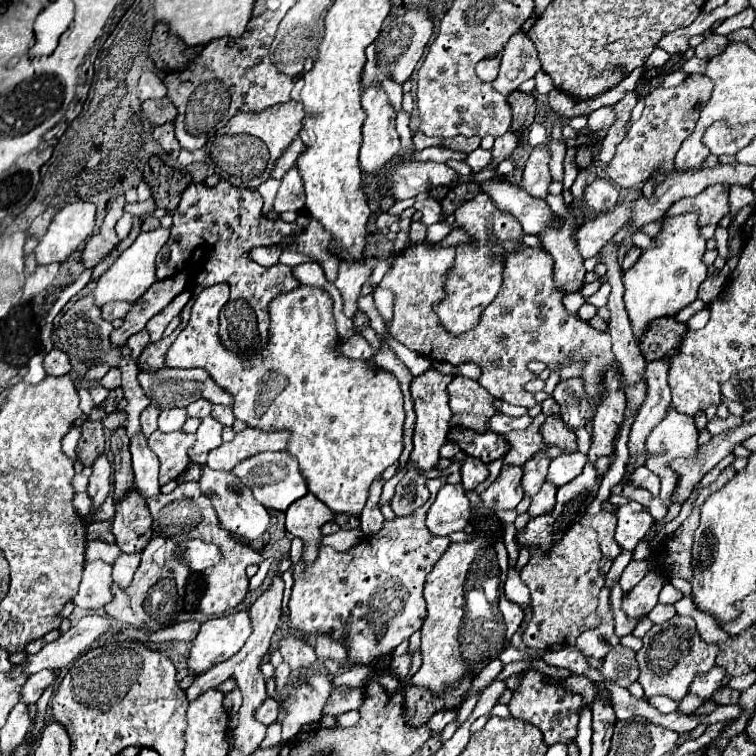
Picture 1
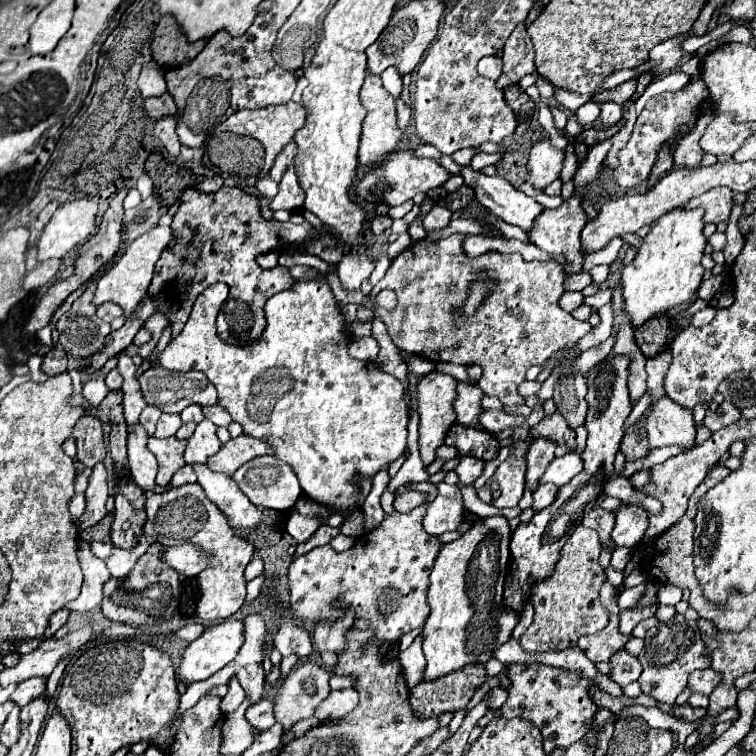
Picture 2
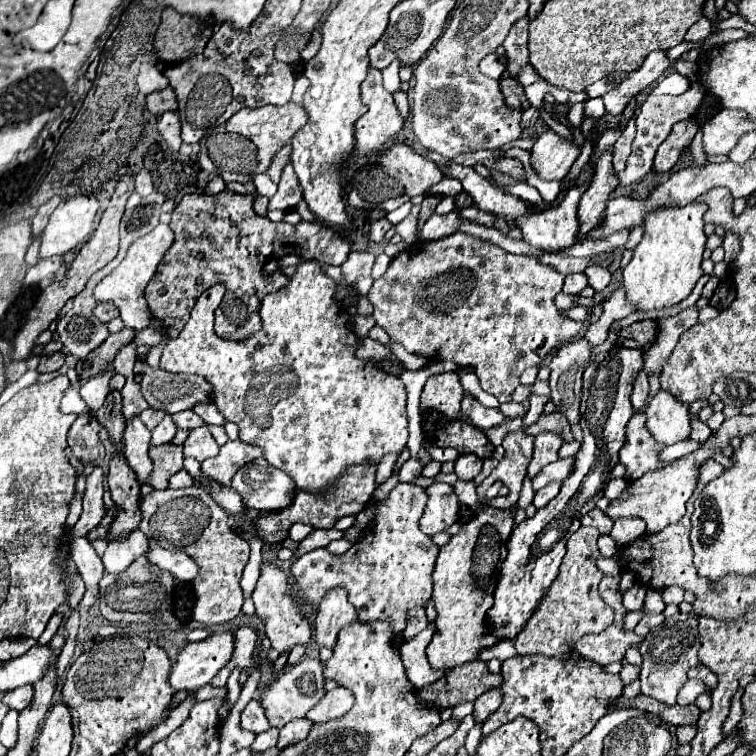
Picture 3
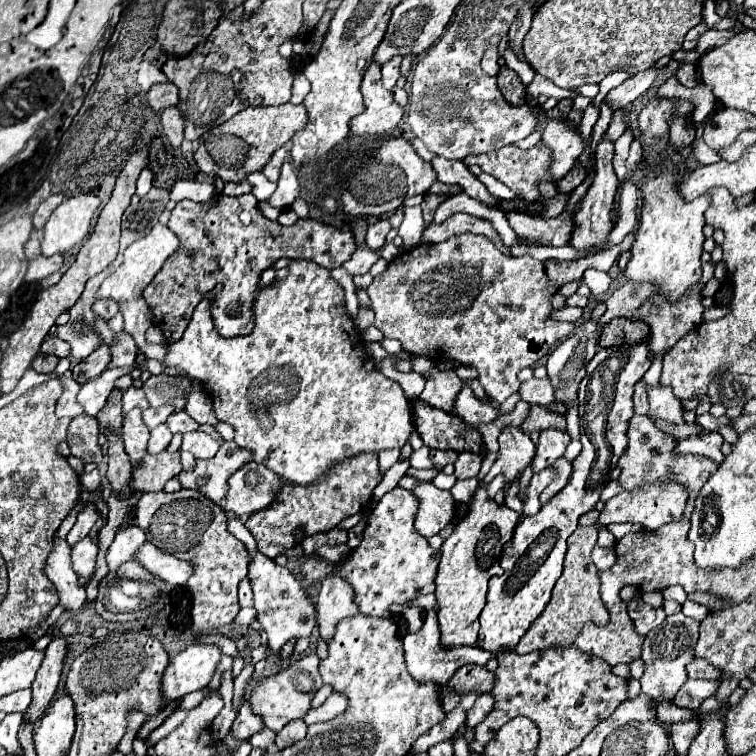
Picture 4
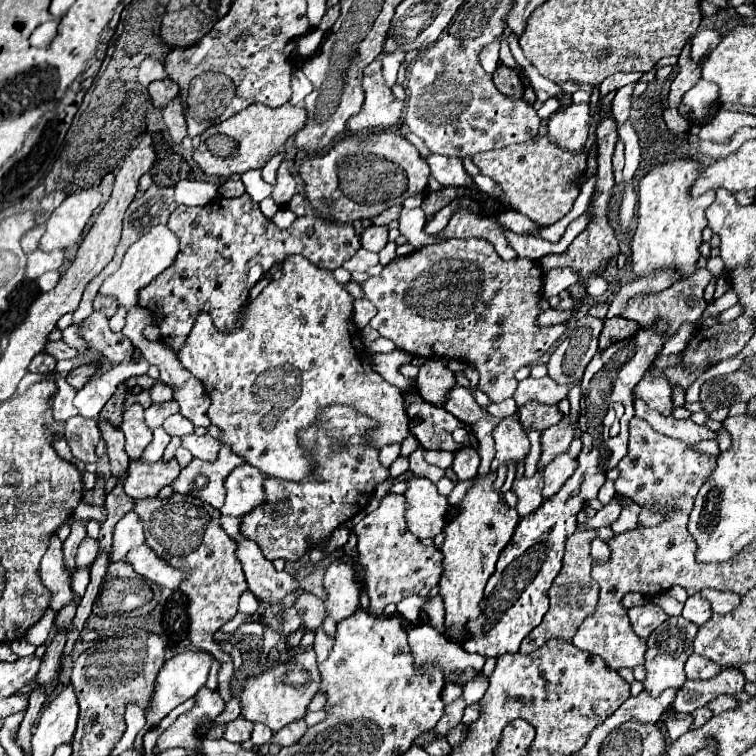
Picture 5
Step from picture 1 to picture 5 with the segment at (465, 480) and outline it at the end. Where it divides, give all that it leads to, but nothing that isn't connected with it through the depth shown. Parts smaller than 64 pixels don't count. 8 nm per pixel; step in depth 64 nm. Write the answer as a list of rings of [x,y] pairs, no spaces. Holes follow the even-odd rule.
[[[462,448],[462,450],[456,452],[452,468],[454,468],[458,480],[476,478],[478,466],[480,466],[480,456],[478,456],[478,452],[474,448]]]

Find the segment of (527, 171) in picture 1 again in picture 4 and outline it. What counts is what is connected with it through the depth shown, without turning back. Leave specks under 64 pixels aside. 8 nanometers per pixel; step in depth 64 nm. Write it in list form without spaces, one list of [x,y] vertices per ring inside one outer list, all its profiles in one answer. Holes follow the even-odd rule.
[[[570,112],[568,120],[572,126],[566,126],[562,120],[550,120],[542,132],[542,146],[546,146],[552,154],[550,158],[550,168],[548,174],[554,180],[562,180],[576,164],[578,156],[584,150],[584,142],[578,130],[582,114],[580,112]]]

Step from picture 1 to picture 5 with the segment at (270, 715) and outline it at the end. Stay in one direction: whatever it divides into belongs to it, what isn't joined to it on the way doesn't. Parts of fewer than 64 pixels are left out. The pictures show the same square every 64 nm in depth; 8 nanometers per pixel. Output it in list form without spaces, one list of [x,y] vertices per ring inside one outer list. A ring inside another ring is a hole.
[[[238,716],[236,720],[232,720],[228,726],[226,726],[226,732],[224,732],[224,738],[228,742],[244,742],[244,740],[250,740],[250,734],[254,730],[254,722],[246,722],[246,718]]]

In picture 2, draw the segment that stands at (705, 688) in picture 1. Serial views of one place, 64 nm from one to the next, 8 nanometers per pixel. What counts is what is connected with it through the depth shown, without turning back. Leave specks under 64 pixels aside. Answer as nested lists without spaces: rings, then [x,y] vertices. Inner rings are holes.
[[[696,670],[690,674],[690,680],[688,680],[688,686],[692,692],[696,694],[704,694],[704,696],[710,696],[712,690],[718,686],[718,682],[722,680],[722,676],[716,672],[716,670]]]

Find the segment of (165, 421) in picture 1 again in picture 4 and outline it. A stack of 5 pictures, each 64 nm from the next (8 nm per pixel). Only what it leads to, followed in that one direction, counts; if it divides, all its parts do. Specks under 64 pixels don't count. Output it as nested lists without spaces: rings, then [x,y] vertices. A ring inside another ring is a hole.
[[[162,424],[158,428],[152,430],[152,436],[150,436],[150,442],[148,442],[148,452],[156,454],[156,452],[162,452],[172,440],[172,432],[168,428],[168,424]]]

